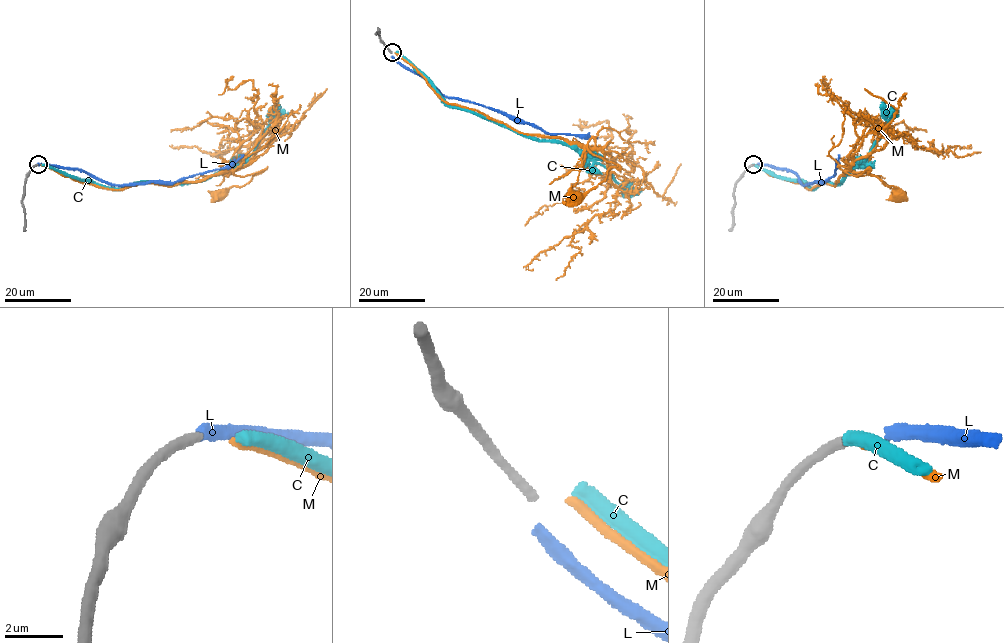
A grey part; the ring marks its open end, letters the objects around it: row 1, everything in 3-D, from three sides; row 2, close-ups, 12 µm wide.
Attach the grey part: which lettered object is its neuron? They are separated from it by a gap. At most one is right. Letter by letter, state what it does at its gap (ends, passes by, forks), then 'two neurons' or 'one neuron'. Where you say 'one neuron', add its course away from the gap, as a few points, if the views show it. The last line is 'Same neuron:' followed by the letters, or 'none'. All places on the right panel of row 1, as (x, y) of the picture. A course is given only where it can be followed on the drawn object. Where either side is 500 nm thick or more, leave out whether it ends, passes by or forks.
C: it ends | two neurons
L: it ends | two neurons
M: it ends | one neuron | via (753, 164), (807, 189), (834, 186), (847, 170), (856, 176), (866, 170), (899, 196)
Same neuron: M

